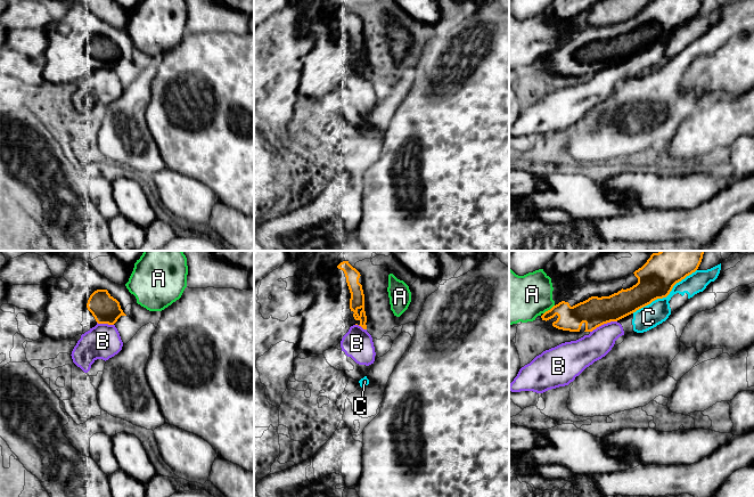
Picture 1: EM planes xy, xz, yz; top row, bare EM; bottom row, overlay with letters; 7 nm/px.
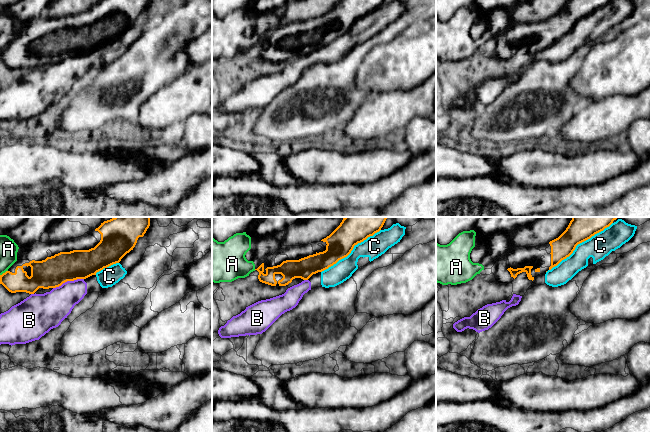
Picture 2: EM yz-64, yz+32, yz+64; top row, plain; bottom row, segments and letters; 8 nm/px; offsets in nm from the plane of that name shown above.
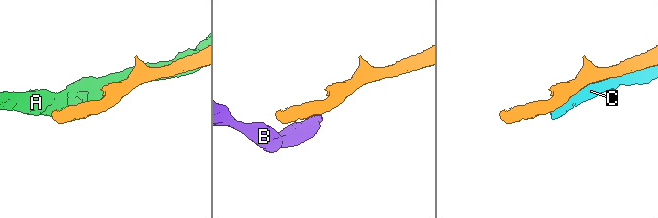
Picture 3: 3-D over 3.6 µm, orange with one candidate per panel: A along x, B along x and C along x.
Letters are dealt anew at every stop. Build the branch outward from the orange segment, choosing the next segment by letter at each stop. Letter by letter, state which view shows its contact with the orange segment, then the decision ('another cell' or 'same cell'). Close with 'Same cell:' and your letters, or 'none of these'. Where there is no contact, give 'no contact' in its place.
A: yz | another cell
B: yz | another cell
C: yz | another cell
Same cell: none of these

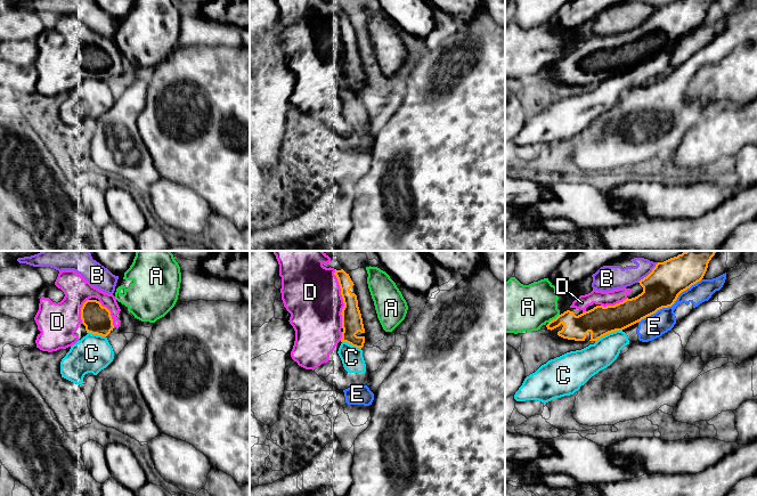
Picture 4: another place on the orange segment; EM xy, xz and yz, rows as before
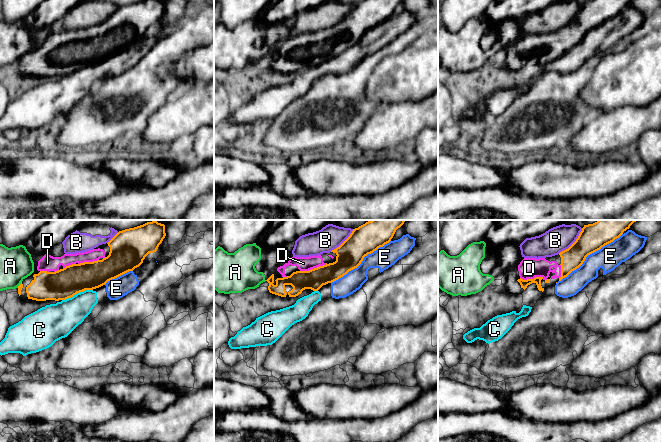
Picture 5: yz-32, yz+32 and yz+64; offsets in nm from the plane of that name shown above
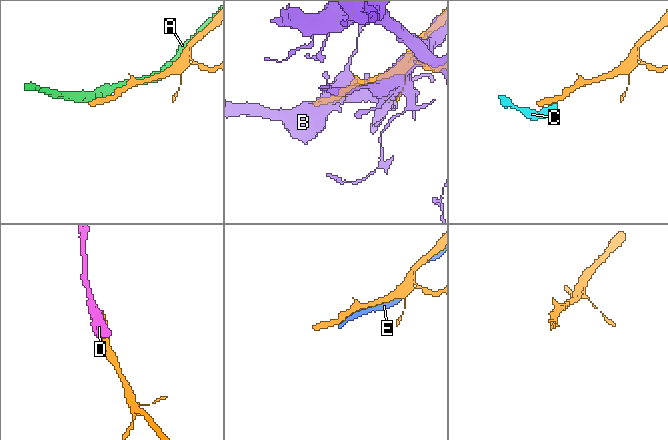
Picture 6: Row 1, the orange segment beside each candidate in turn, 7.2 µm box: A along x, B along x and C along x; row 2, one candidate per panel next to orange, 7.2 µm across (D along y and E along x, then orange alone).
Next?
A: yz | another cell
B: yz | another cell
C: yz | another cell
D: xz | same cell
E: yz | another cell
Same cell: D

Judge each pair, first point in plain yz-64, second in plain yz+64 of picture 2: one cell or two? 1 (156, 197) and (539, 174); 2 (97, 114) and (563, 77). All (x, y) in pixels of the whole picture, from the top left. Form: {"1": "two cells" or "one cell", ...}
{"1": "two cells", "2": "one cell"}

